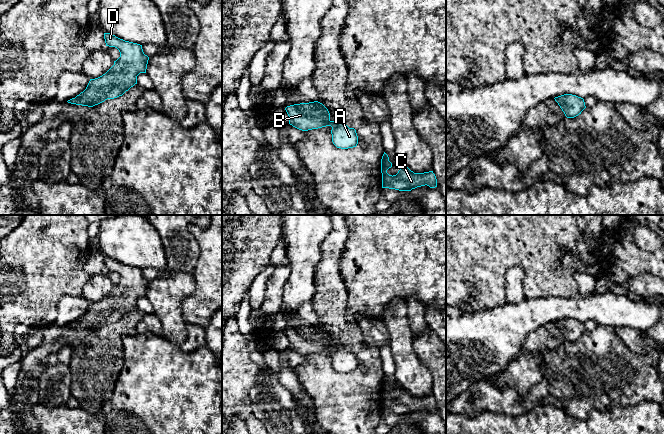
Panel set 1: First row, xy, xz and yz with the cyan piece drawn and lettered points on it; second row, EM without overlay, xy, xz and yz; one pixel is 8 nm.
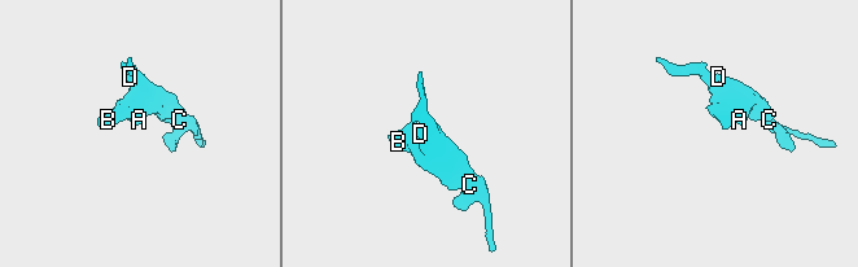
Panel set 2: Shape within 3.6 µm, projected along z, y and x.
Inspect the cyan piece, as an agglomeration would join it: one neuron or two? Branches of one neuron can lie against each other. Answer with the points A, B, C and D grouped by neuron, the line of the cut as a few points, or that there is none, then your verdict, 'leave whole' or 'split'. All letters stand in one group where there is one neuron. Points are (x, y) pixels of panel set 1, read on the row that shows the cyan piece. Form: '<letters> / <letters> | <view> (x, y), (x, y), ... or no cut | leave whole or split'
A B C D | no cut | leave whole

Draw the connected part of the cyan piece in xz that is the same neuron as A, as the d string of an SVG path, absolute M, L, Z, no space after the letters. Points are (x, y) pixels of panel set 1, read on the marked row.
M318 101L290 105L285 110L289 116L289 124L299 130L331 126L332 142L337 148L348 149L358 144L356 130L349 128L341 120L331 121L328 109Z

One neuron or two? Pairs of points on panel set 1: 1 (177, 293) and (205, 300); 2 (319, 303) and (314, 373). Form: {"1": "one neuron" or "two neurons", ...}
{"1": "two neurons", "2": "one neuron"}

